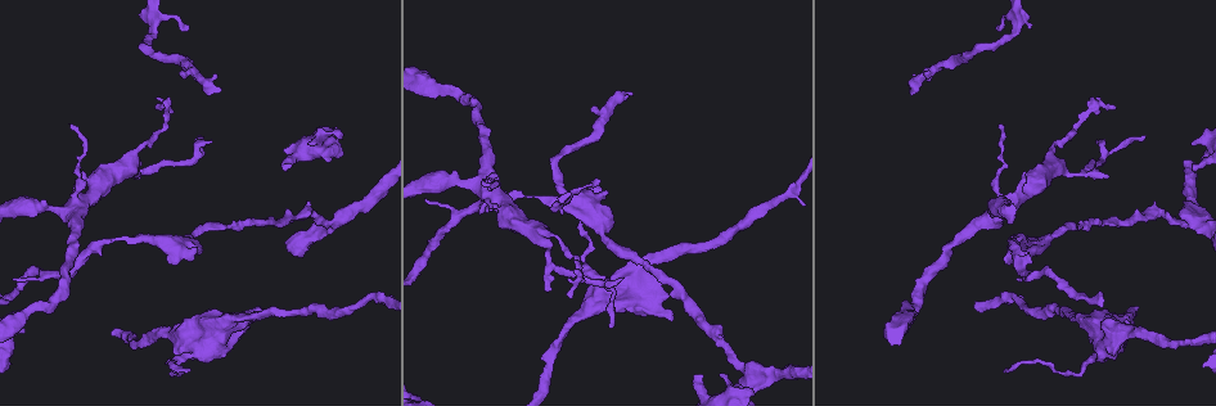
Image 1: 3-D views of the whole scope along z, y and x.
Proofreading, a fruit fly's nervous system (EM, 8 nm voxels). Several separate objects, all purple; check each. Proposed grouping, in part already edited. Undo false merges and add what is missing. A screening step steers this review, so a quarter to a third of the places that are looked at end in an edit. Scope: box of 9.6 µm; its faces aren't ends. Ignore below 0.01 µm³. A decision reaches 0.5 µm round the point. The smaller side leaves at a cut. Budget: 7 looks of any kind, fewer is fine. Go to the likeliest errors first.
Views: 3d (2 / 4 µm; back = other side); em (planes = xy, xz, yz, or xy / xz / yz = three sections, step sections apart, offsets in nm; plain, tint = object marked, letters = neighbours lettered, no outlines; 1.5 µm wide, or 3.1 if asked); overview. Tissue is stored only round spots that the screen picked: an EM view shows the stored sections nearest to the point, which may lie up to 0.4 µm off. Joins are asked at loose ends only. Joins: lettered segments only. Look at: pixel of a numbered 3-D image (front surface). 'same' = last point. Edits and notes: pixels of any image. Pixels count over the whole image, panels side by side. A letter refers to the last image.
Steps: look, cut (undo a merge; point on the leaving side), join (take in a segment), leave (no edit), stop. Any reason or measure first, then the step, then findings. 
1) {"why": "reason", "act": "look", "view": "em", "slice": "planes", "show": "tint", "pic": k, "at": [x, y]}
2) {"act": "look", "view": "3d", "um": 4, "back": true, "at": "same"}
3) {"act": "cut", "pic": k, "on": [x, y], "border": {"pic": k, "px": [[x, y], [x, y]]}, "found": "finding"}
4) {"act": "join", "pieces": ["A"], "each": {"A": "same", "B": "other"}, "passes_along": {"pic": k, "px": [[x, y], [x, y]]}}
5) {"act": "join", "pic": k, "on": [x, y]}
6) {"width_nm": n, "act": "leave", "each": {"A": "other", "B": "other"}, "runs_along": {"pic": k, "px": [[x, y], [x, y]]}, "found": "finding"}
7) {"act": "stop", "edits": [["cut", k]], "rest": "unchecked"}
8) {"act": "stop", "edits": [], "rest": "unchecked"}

{"why": "branch stops here", "act": "look", "view": "em", "slice": "xy", "step": 8, "show": "letters", "pic": 1, "at": [1193, 170]}

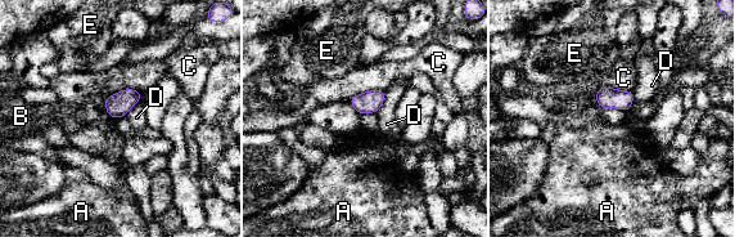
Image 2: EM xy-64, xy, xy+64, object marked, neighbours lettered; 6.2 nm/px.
{"act": "leave", "each": {"A": "other", "B": "other", "C": "other", "D": "other", "E": "other"}, "found": "no lettered segment goes on from it"}

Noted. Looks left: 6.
{"why": "abrupt turn", "act": "look", "view": "em", "slice": "planes", "show": "tint", "pic": 1, "at": [339, 220]}

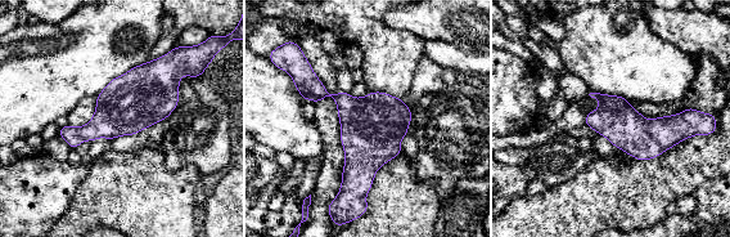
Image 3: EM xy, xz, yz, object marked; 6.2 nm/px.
{"act": "look", "view": "em", "slice": "planes", "show": "letters", "at": "same"}

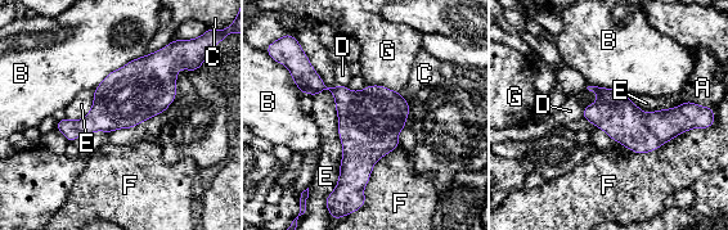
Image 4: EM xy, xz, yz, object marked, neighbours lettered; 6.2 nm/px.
{"width_nm": 200, "longest_contact_nm": ["E", 950], "act": "leave", "each": {"A": "other", "B": "other", "C": "other", "D": "other", "E": "other", "F": "other", "G": "other"}, "found": "continuous, no second neuron"}

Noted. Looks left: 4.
{"why": "an open end", "act": "look", "view": "em", "slice": "planes", "show": "letters", "pic": 1, "at": [1107, 178]}

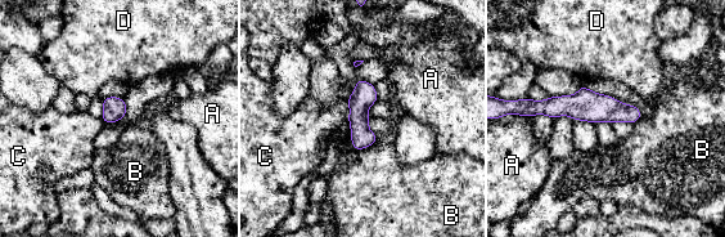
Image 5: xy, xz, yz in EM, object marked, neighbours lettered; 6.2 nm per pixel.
{"act": "leave", "each": {"A": "other", "B": "other", "C": "other", "D": "other"}, "border": {"pic": 5, "px": [[378, 138], [369, 146], [356, 151]]}, "found": "no lettered segment goes on from it"}

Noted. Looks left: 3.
{"act": "stop", "edits": [], "rest": "unchecked"}

